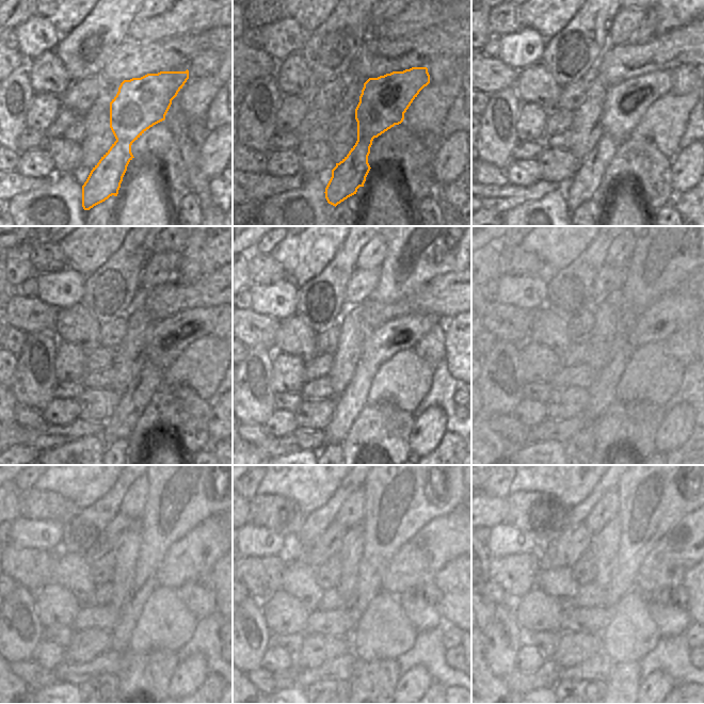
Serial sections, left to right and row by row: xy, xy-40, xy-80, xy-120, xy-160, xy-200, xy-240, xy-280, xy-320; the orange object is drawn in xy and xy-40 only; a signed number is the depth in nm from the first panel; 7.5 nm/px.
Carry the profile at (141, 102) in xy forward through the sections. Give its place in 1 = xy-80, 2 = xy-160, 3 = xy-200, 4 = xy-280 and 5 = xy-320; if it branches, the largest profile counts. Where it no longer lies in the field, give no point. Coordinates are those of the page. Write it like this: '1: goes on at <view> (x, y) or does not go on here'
1: goes on at xy-80 (626, 102)
2: goes on at xy-160 (417, 324)
3: goes on at xy-200 (672, 312)
4: goes on at xy-280 (445, 539)
5: goes on at xy-320 (688, 543)

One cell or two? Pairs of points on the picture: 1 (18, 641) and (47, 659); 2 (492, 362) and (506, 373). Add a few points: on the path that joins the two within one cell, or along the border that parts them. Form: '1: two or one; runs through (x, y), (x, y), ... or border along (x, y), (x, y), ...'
1: two; border along (41, 640), (30, 659)
2: one; runs through (495, 364), (502, 371)

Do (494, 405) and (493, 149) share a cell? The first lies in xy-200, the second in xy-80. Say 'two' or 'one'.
one

